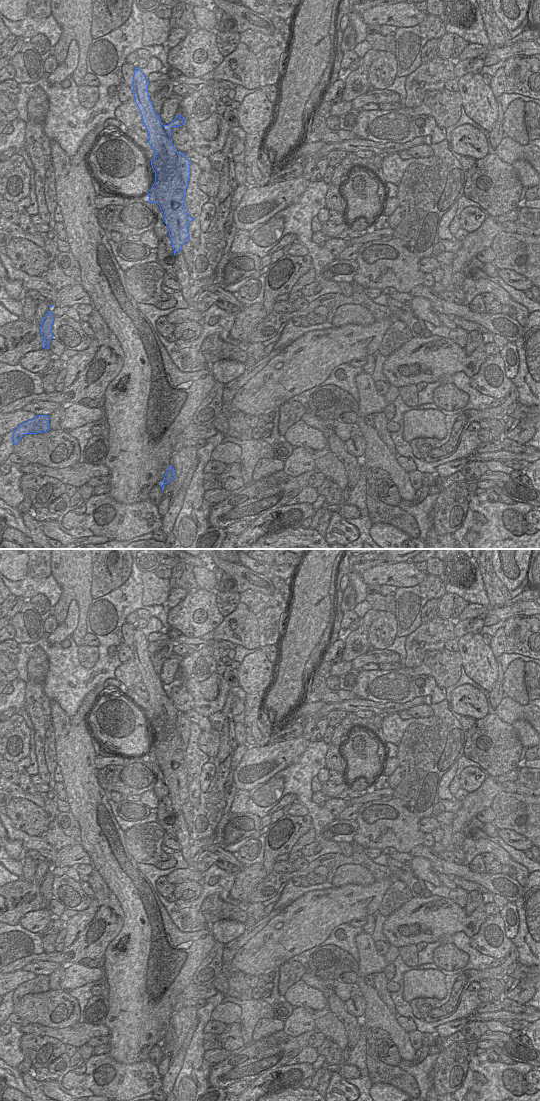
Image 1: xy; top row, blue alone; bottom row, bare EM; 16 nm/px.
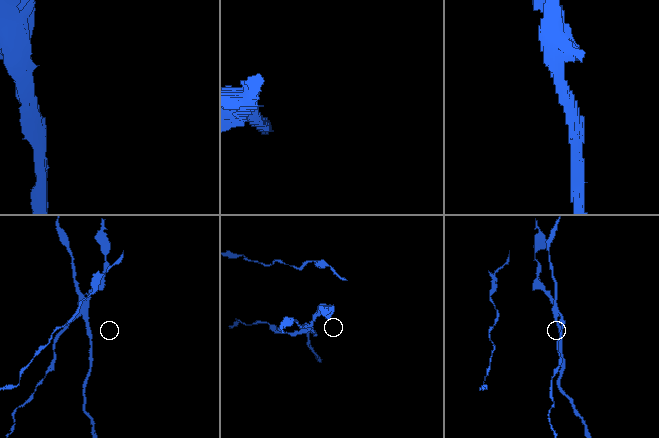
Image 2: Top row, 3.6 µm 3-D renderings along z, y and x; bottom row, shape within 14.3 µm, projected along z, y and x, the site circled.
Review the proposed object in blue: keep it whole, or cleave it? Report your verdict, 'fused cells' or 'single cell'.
fused cells

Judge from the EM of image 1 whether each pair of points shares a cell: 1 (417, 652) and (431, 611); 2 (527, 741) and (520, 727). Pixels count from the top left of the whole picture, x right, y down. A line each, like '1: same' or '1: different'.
1: different
2: same

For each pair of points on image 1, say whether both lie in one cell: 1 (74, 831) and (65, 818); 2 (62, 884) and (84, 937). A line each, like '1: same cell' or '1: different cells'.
1: same cell
2: different cells

